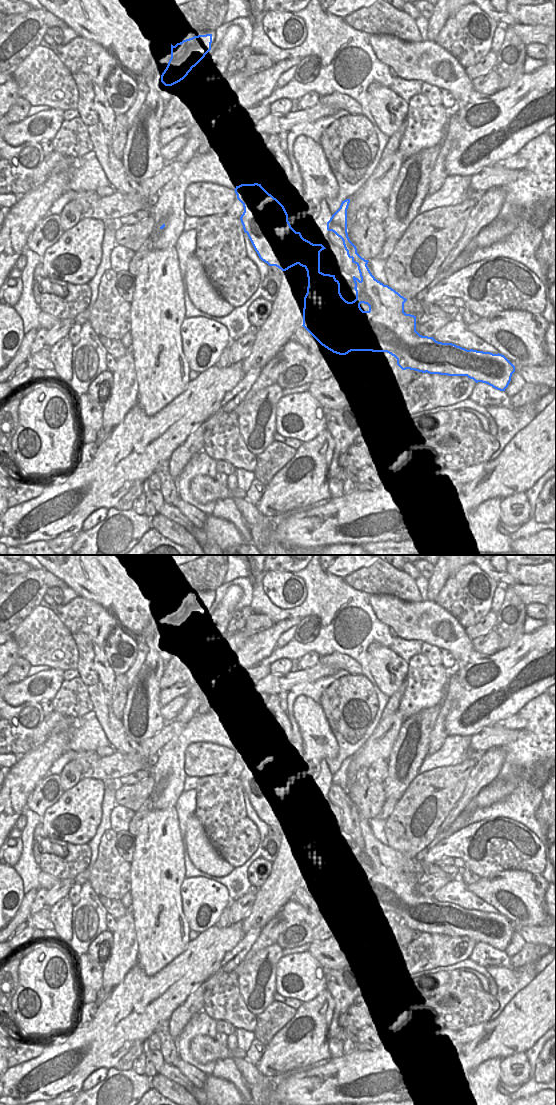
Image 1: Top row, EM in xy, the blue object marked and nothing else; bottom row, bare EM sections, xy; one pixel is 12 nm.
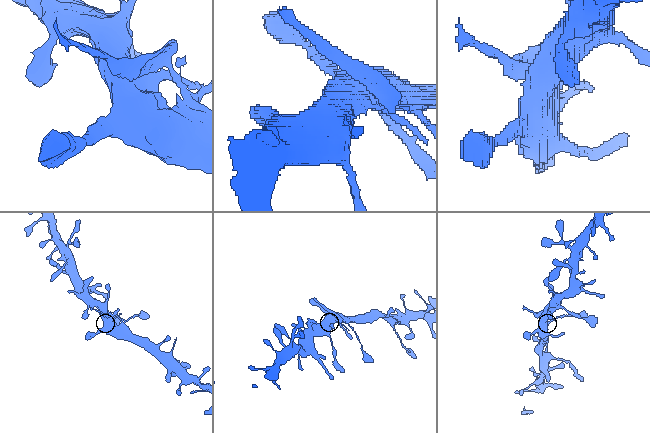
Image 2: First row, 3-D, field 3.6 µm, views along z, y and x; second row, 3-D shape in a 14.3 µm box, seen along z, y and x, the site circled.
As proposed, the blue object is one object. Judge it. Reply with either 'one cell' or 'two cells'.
two cells

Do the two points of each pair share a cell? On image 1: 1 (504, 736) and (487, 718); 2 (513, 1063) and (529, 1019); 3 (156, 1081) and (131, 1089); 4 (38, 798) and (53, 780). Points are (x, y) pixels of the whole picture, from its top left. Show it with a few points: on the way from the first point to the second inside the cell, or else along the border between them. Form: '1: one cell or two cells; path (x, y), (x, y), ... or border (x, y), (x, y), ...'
1: two cells; border (489, 726), (480, 729), (470, 736)
2: two cells; border (523, 1051), (501, 1059)
3: two cells; border (150, 1078), (150, 1085), (152, 1087)
4: one cell; path (42, 794), (51, 784)

